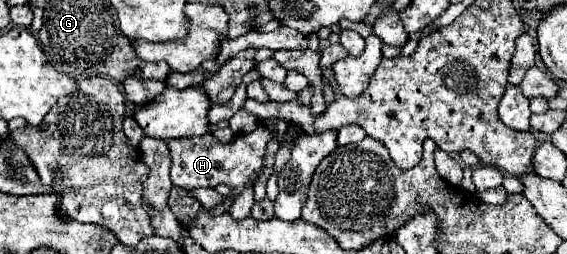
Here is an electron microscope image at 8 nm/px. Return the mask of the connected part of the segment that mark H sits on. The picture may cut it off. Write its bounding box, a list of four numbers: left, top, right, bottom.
[167,128,271,214]

